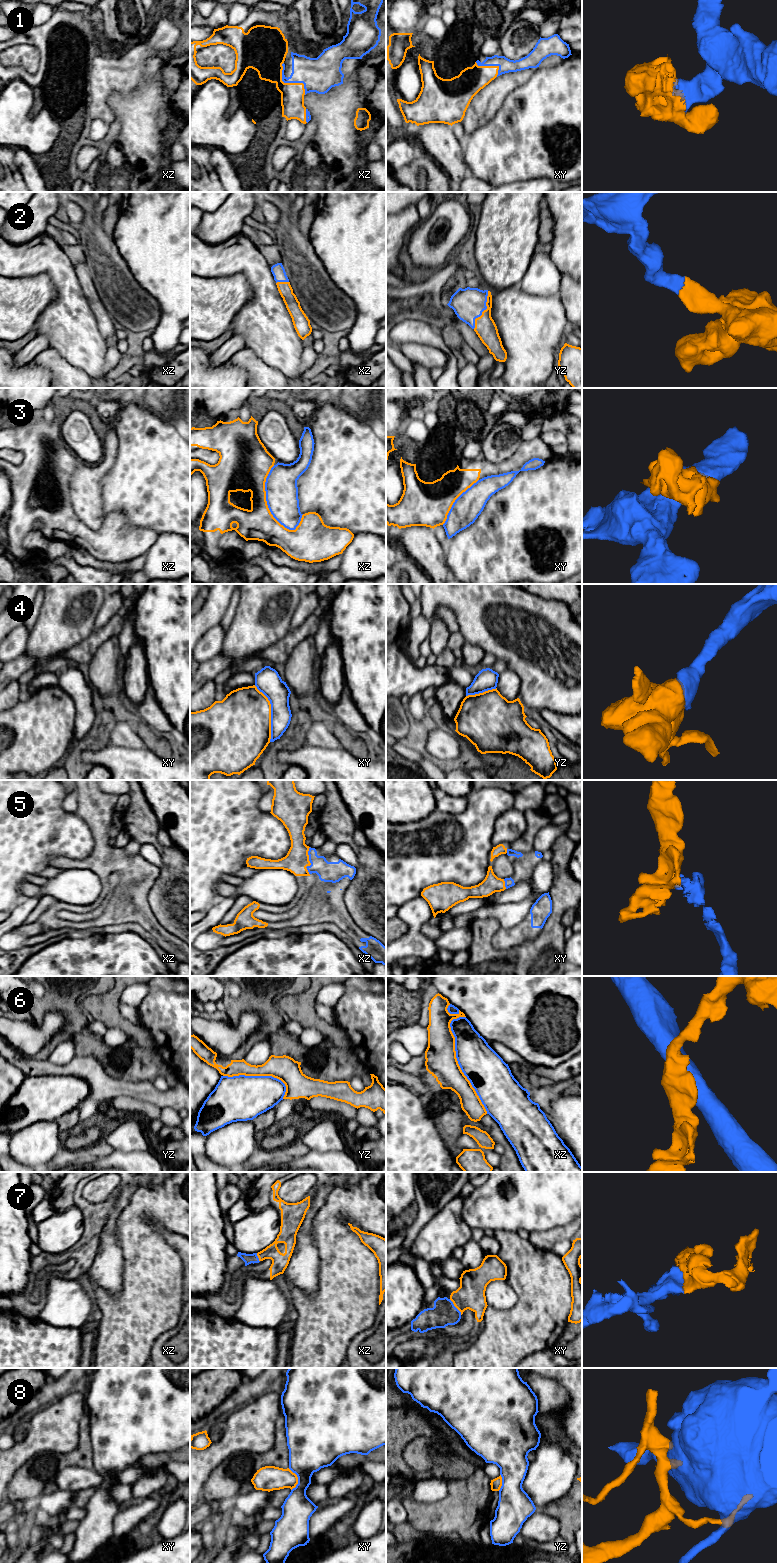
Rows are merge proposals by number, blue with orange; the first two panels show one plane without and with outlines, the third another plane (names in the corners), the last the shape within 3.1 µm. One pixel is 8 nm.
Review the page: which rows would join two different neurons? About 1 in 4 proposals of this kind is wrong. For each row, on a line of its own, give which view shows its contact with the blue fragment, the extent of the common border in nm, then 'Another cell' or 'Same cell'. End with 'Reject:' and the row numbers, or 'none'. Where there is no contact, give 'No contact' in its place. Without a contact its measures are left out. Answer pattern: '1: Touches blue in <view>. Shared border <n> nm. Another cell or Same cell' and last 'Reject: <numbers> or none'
1: Touches blue in xz. Shared border 320 nm. Same cell
2: Touches blue in yz. Shared border 320 nm. Same cell
3: Touches blue in xz. Shared border 550 nm. Another cell
4: Touches blue in xy. Shared border 480 nm. Another cell
5: Touches blue in xz. Shared border 220 nm. Same cell
6: Touches blue in xz. Shared border 800 nm. Another cell
7: Touches blue in xy. Shared border 160 nm. Same cell
8: Touches blue in xy. Shared border 190 nm. Another cell
Reject: 3, 4, 6, 8

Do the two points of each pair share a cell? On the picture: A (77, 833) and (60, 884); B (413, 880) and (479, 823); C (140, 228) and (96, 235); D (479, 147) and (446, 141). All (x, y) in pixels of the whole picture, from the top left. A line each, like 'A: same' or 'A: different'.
A: different
B: same
C: different
D: different

